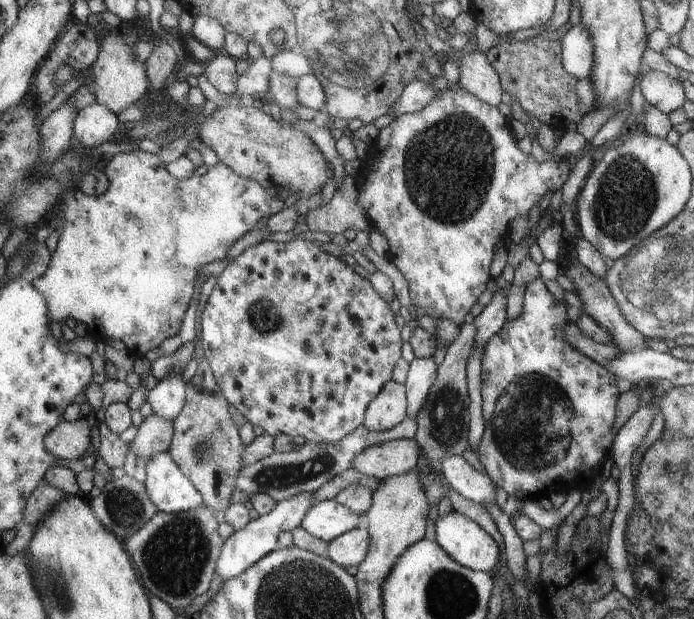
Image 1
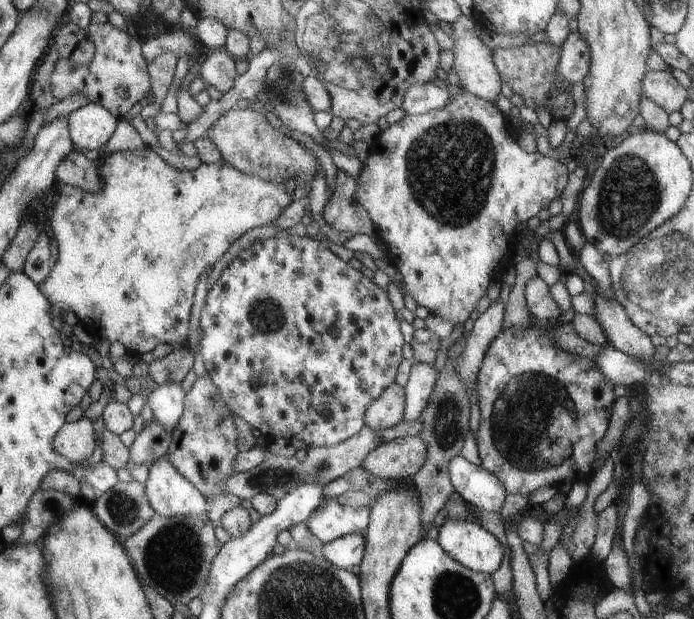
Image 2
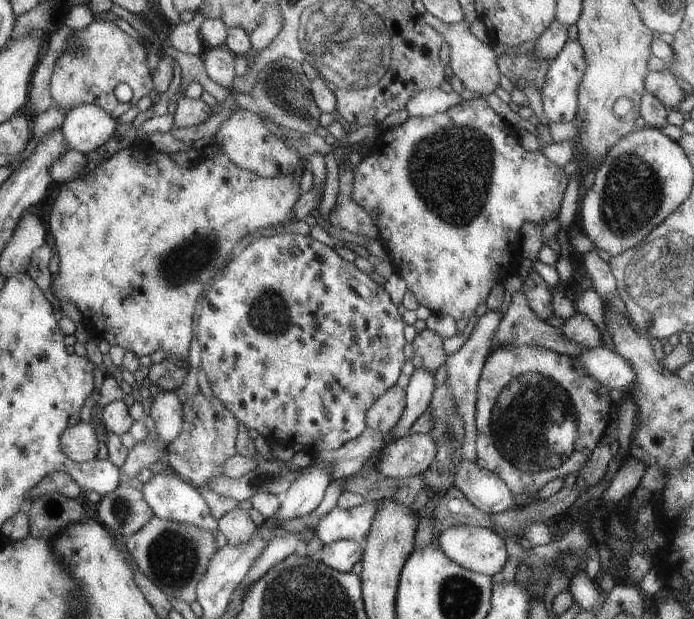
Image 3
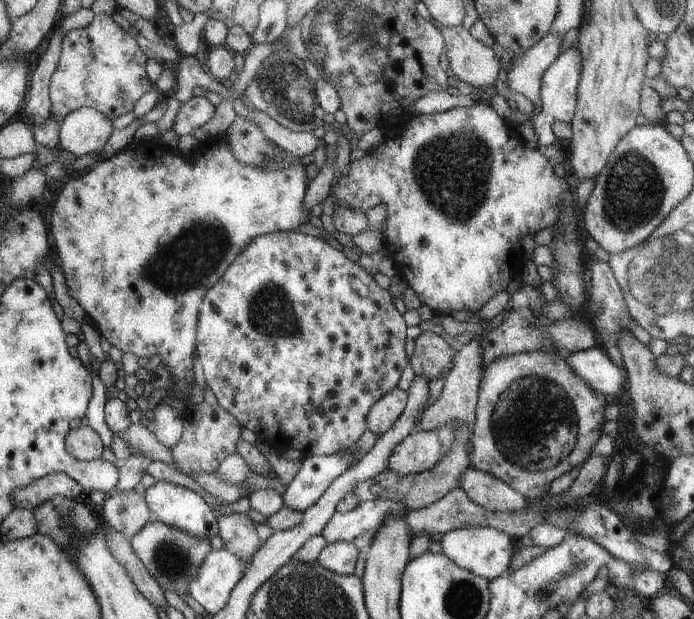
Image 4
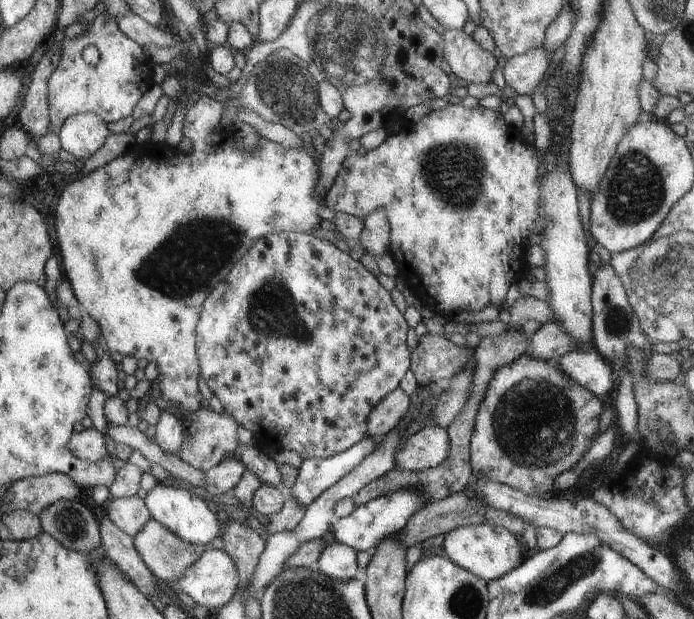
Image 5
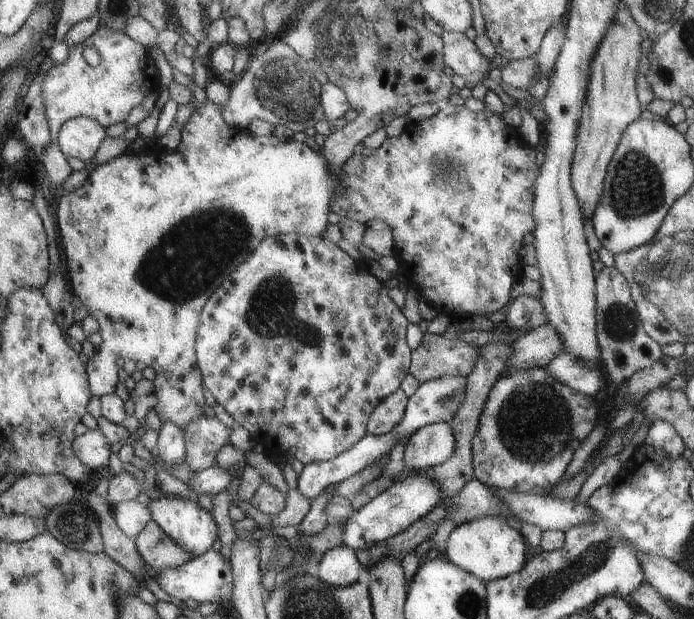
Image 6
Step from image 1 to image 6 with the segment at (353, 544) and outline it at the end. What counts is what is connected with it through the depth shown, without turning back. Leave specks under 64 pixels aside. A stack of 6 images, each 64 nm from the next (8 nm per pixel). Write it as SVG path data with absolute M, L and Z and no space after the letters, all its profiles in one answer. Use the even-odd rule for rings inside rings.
M344 544L328 549L319 560L316 576L334 587L358 581L360 563L356 551Z

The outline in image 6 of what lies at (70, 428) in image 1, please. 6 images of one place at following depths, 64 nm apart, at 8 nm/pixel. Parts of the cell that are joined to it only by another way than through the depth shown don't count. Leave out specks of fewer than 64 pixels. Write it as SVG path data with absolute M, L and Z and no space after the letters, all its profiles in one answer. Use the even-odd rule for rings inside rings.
M90 429L75 438L73 447L78 458L91 471L96 470L98 467L108 466L111 444L100 429Z

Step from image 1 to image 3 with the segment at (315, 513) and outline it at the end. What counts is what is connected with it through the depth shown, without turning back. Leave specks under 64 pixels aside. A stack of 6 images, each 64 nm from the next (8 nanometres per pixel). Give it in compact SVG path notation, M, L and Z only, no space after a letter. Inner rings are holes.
M368 500L349 509L336 505L319 520L319 524L315 526L316 535L324 545L340 539L348 539L355 540L364 548L366 533L373 524L378 507L379 501Z

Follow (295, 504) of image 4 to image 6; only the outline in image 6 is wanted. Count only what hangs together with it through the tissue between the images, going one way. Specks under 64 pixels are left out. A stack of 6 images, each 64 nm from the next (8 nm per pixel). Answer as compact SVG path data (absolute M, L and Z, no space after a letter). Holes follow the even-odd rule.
M442 376L432 381L426 381L419 385L418 390L409 395L408 408L405 416L402 417L401 424L385 435L373 435L369 432L362 437L352 448L341 452L333 459L322 462L306 463L300 476L298 477L297 489L310 500L314 500L320 493L328 489L330 485L336 485L341 480L369 467L372 462L377 461L382 455L388 455L394 445L402 438L410 436L414 431L421 429L430 423L448 423L457 413L465 399L468 379L465 376Z

